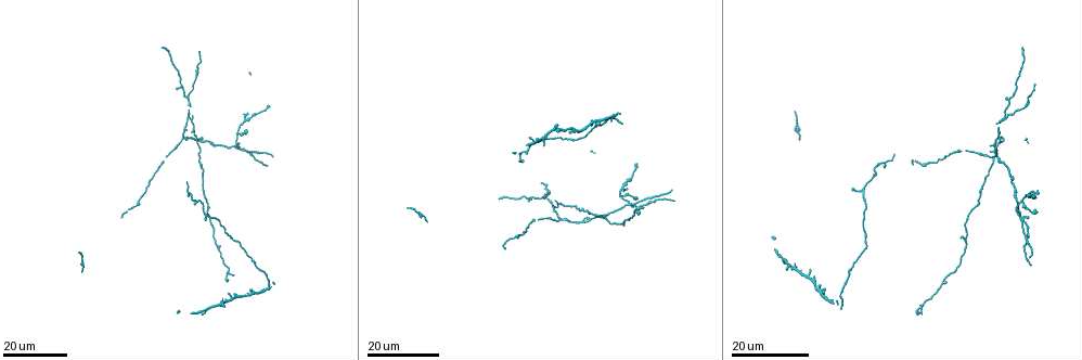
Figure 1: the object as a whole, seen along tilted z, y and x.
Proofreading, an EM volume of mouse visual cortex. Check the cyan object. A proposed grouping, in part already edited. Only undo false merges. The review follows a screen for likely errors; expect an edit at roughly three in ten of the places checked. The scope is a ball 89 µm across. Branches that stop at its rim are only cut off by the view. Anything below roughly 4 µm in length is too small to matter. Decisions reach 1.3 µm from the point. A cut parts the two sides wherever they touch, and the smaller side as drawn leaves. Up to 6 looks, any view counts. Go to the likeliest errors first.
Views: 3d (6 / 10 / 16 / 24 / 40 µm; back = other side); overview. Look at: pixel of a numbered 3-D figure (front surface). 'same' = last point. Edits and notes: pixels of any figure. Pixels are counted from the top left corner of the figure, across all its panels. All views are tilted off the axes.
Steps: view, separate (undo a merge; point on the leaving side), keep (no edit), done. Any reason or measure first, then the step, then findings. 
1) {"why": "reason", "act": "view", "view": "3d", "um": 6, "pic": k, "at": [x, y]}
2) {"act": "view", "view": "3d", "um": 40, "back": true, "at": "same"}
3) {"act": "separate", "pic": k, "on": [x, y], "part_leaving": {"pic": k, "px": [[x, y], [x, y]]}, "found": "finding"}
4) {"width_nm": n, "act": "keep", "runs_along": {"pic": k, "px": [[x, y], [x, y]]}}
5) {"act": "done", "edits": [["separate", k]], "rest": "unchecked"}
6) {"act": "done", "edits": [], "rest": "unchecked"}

{"why": "four arms meet", "act": "view", "view": "3d", "um": 24, "pic": 1, "at": [629, 201]}

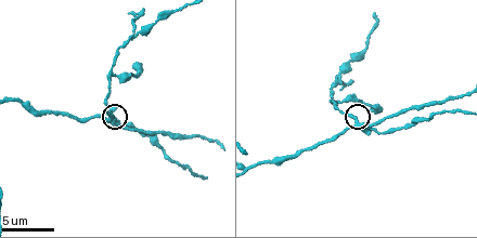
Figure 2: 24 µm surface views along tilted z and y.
{"act": "view", "view": "3d", "um": 6, "pic": 2, "at": [358, 123]}

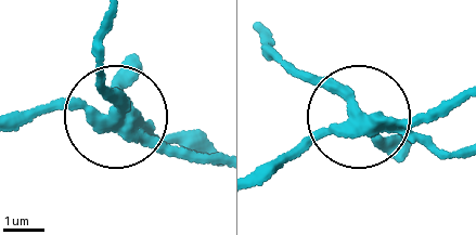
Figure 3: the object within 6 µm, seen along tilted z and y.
{"width_nm": 300, "act": "separate", "pic": 3, "on": [422, 143], "part_leaving": {"pic": 3, "px": [[364, 119], [271, 53], [257, 26]]}, "found": "a second cell is stuck on"}

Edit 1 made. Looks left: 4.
{"act": "view", "view": "overview"}

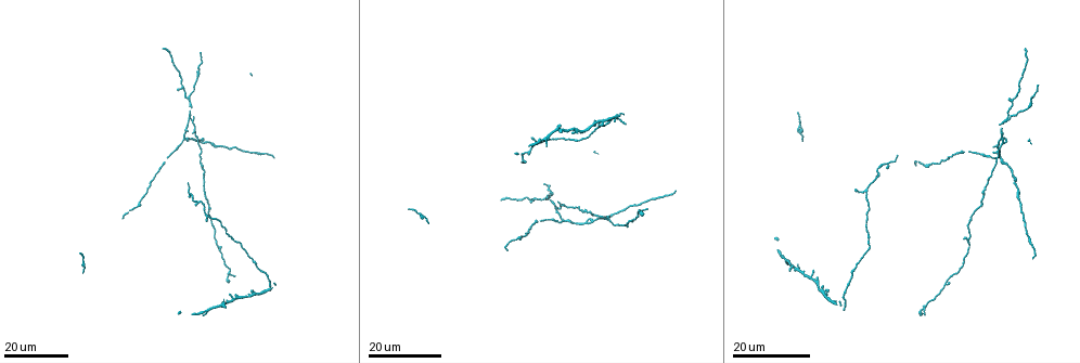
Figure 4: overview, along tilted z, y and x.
{"why": "three-way junction", "act": "view", "view": "3d", "um": 16, "pic": 4, "at": [189, 119]}

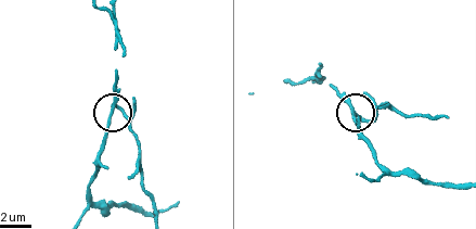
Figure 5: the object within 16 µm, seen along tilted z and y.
{"why": "zoom in", "act": "view", "view": "3d", "um": 10, "pic": 5, "at": [113, 107]}

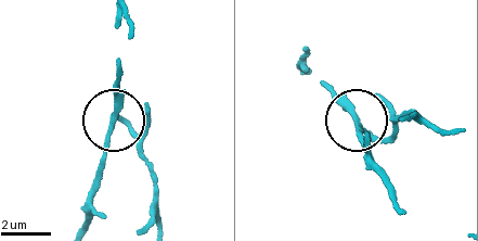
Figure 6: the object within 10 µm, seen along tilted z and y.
{"act": "separate", "pic": 6, "on": [142, 134], "found": "two cells meet here"}

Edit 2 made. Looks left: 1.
{"act": "done", "edits": [["separate", 3], ["separate", 6]], "rest": "unchecked"}

